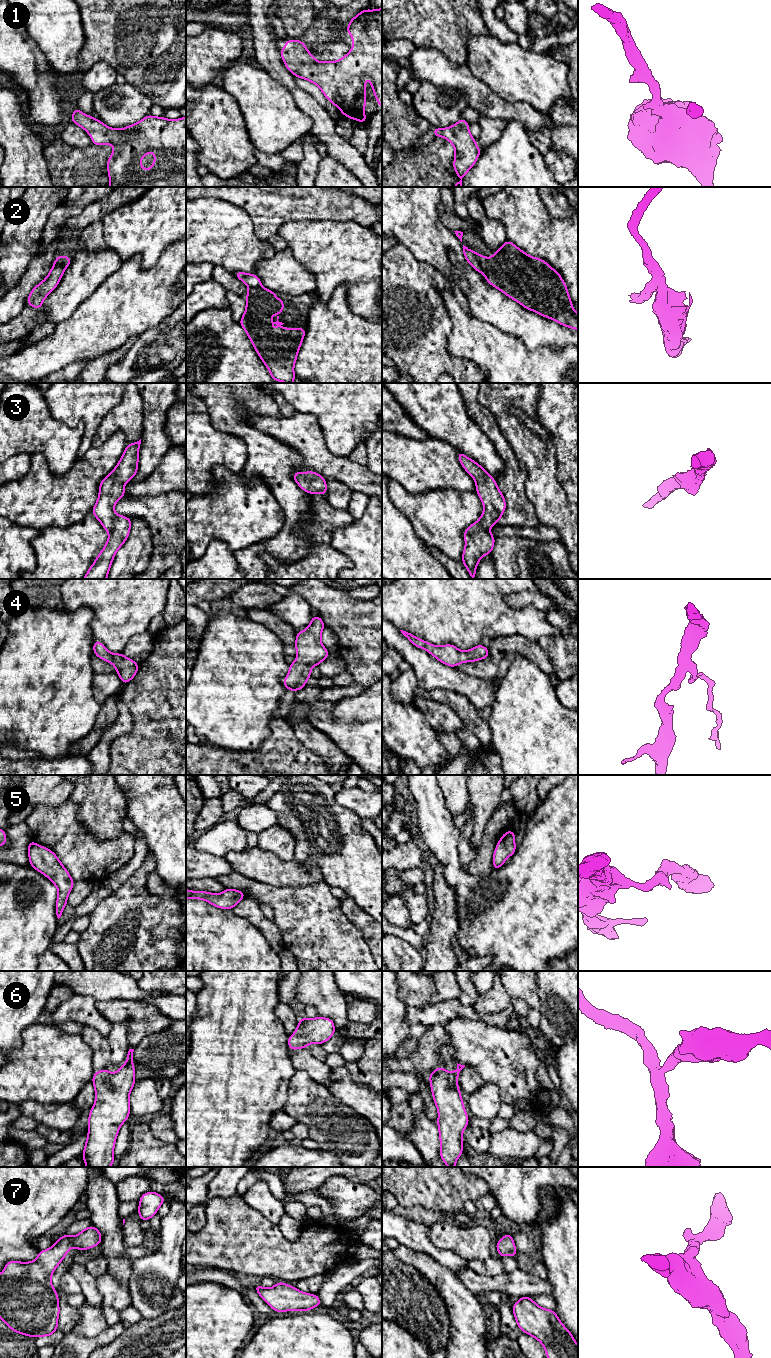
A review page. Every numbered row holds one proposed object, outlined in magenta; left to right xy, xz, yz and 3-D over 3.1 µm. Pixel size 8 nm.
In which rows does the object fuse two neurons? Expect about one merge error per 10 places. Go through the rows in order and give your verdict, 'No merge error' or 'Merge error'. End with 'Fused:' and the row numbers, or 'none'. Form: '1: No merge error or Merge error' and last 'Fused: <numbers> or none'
1: No merge error
2: Merge error
3: No merge error
4: No merge error
5: No merge error
6: No merge error
7: No merge error
Fused: 2

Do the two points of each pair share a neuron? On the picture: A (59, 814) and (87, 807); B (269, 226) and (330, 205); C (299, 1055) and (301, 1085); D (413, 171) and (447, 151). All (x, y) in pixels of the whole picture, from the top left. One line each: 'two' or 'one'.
A: two
B: one
C: two
D: one

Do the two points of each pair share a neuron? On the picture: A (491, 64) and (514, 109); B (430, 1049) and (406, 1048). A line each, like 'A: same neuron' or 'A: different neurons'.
A: different neurons
B: different neurons

